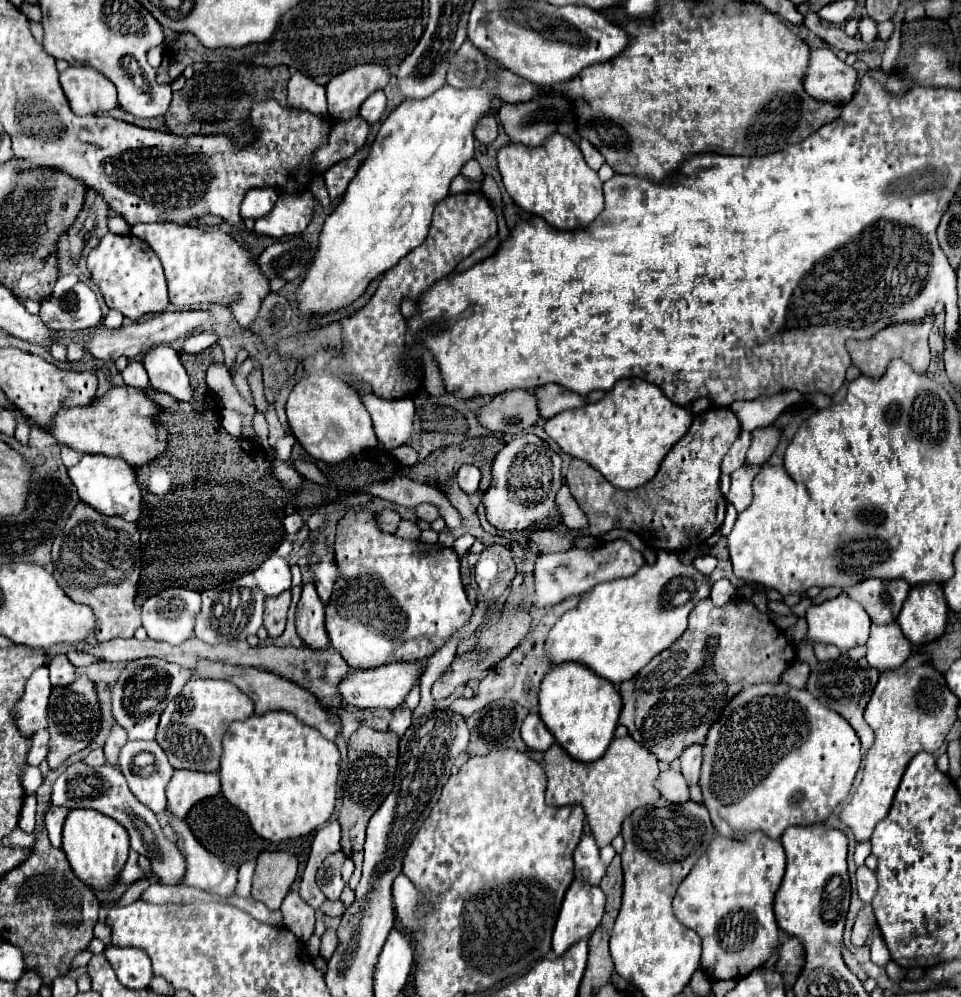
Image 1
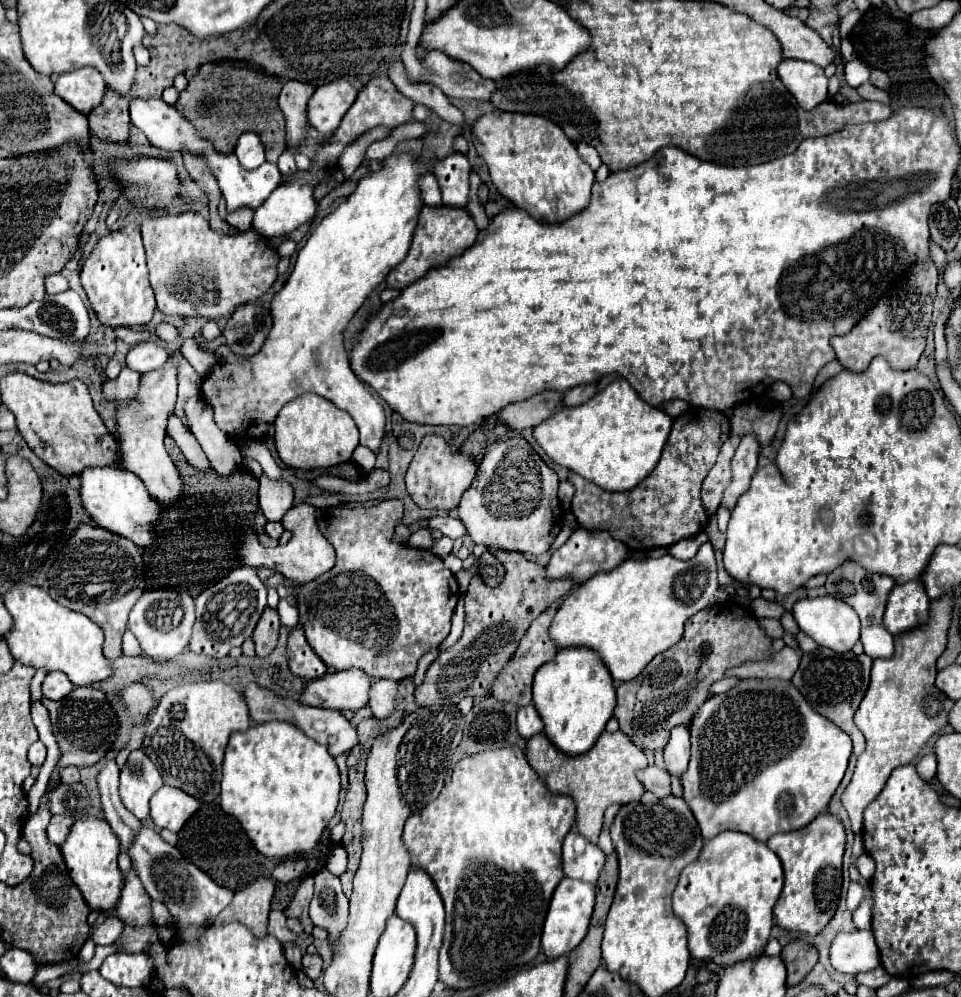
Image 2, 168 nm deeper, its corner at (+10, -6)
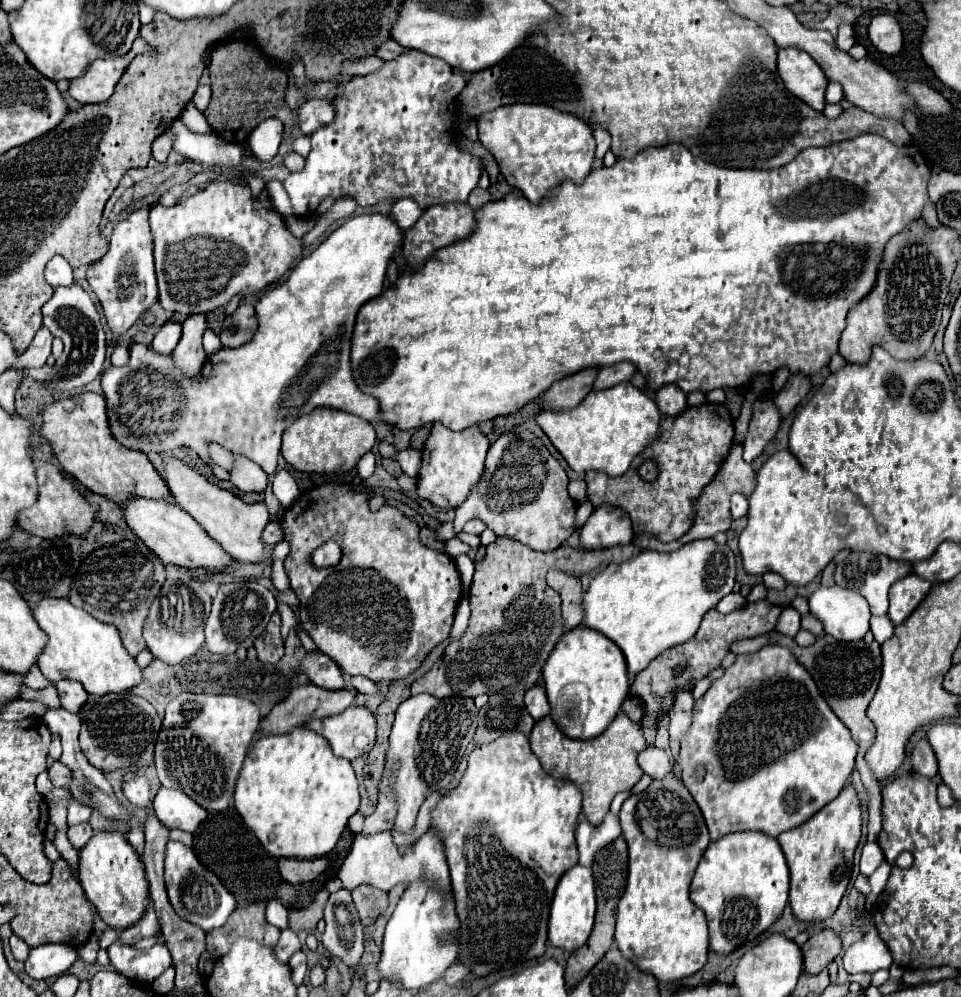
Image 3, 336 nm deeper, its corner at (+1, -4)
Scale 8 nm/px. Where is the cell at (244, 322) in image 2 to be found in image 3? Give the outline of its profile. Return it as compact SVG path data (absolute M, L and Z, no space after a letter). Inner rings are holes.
M240 304L232 316L224 320L224 328L220 334L222 346L224 348L238 348L254 338L258 330L258 320L254 306L250 304Z

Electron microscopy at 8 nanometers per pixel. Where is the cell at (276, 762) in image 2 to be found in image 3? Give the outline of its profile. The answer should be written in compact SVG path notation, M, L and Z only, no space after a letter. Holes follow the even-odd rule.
M300 726L288 734L268 734L260 736L246 754L244 766L236 780L234 804L244 824L258 836L262 846L276 858L318 858L328 854L348 818L360 806L358 782L348 760L332 754L328 742L316 732Z

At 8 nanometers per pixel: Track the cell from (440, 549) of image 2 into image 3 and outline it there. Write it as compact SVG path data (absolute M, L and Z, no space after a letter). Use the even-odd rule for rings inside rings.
M506 432L502 434L488 450L486 456L486 468L476 484L476 488L470 492L464 504L456 508L456 518L454 518L454 532L458 534L462 526L478 518L486 522L486 526L496 534L496 536L510 536L532 550L548 552L558 546L562 546L570 534L574 532L574 514L576 514L576 504L568 496L568 476L560 462L548 452L548 448L542 444L540 438L536 438L532 432Z

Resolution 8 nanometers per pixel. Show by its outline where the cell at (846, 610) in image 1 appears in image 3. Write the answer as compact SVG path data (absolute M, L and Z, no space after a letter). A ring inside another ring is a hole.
M830 586L830 588L818 588L810 598L808 598L808 606L810 606L810 614L816 616L826 634L836 636L836 640L862 640L866 636L866 632L870 629L870 607L868 602L864 600L864 596L860 596L854 590L848 588L840 588L840 586Z

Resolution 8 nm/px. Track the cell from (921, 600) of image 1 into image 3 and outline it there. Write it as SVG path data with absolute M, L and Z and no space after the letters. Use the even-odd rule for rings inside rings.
M914 572L904 576L902 580L898 580L890 588L888 618L894 624L902 624L920 606L920 602L928 596L930 588L932 588L932 584L928 580L916 576Z

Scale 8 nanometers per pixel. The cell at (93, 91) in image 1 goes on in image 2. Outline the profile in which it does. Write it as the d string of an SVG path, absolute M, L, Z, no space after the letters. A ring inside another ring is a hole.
M85 66L59 76L59 80L55 82L55 94L71 104L77 112L89 114L95 106L101 104L105 86L107 84L101 72L93 66Z

